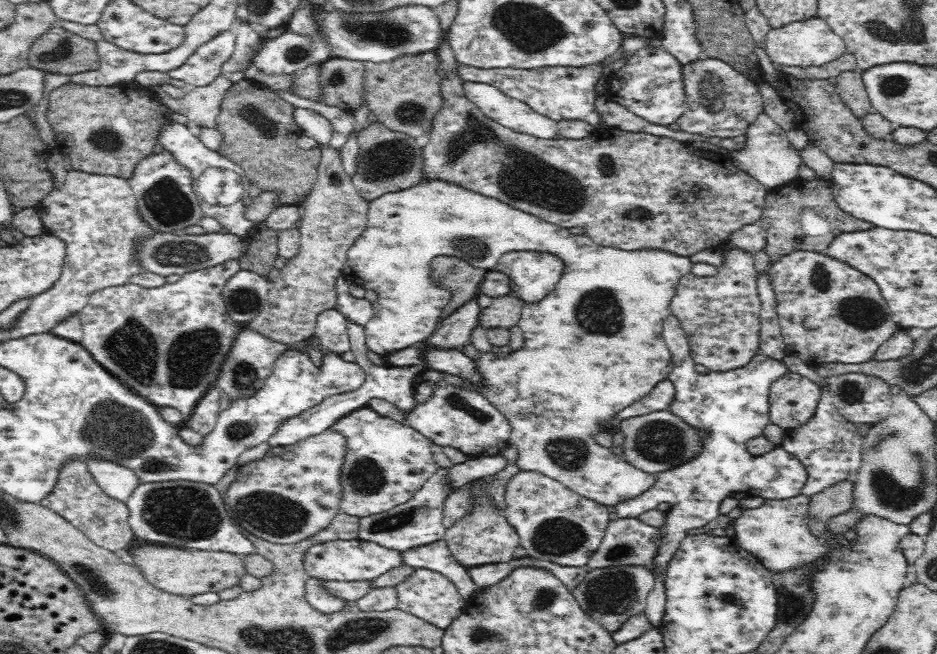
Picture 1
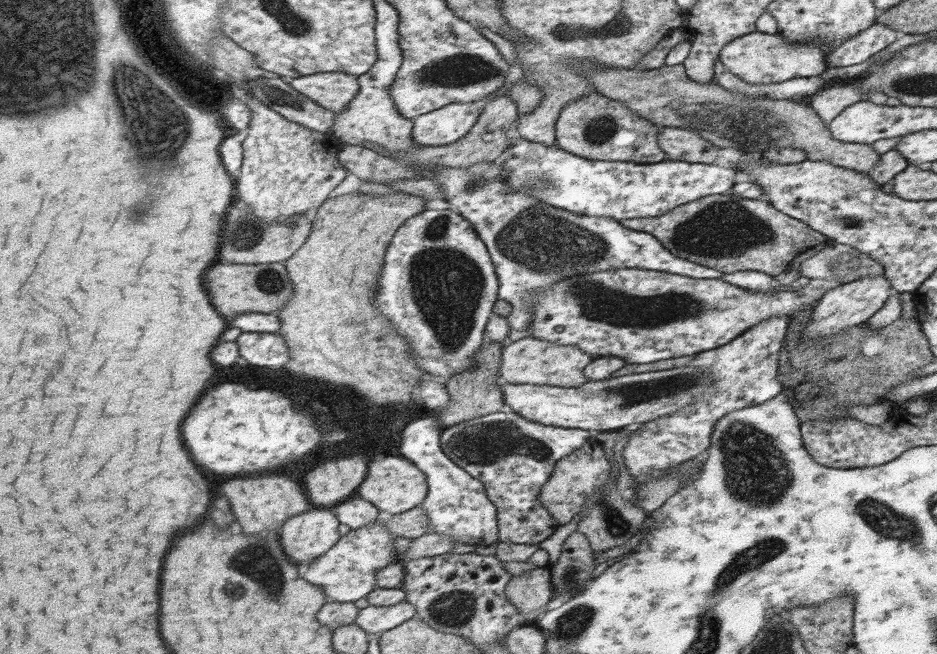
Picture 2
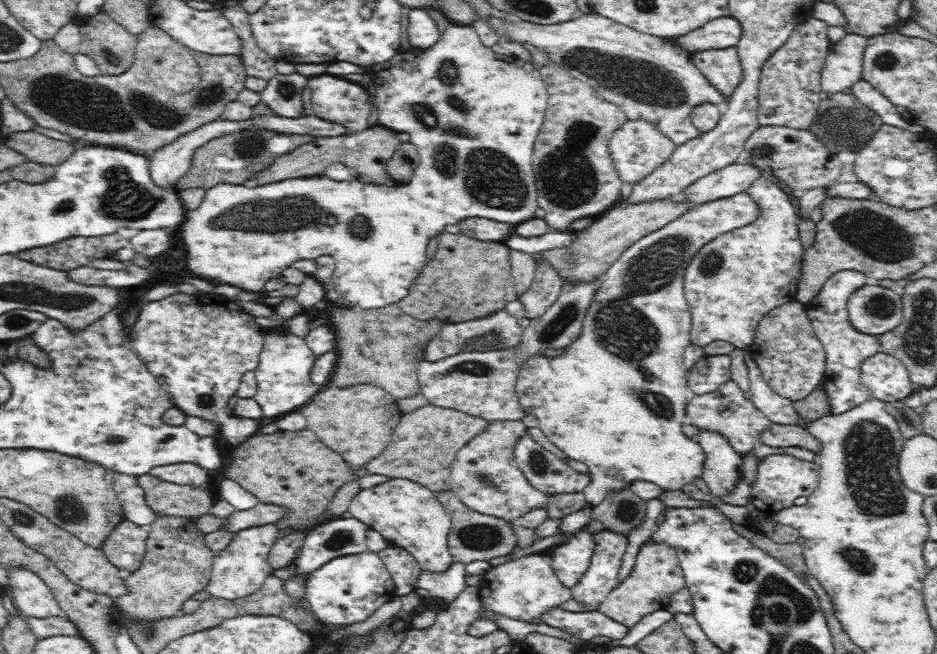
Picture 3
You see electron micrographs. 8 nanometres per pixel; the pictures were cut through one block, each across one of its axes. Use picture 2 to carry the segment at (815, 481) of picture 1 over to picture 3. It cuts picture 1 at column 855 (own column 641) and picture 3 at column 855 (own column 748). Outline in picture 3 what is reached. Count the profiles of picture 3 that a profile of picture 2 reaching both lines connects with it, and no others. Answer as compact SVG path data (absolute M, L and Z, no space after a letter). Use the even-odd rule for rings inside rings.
M840 270L823 284L816 298L805 303L807 315L825 351L827 369L820 387L829 398L832 415L846 413L862 402L867 402L870 394L861 381L861 366L868 358L883 352L877 336L859 333L849 321L848 299L855 290L866 285L866 277L858 270Z

